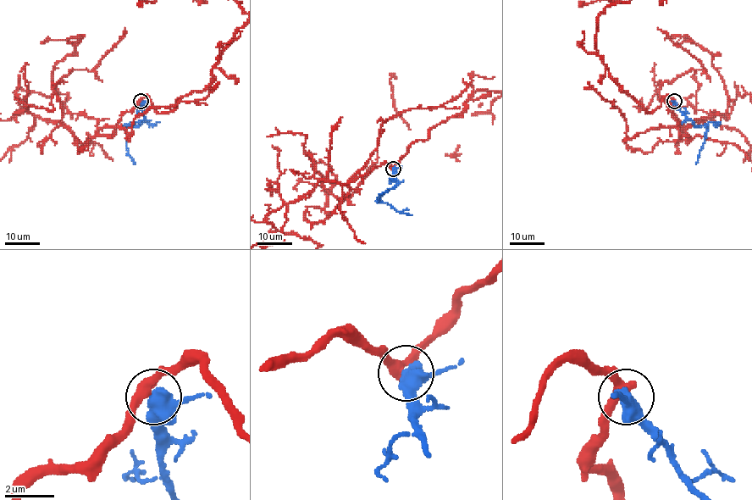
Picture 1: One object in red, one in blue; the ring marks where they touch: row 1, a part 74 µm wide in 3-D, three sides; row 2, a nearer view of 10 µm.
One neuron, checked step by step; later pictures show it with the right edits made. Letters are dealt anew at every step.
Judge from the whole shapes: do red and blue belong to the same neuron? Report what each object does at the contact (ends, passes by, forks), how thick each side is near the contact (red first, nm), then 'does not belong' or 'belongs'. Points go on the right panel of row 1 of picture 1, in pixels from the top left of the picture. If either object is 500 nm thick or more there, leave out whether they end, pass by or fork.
red passes by; blue forks there; 400 nm thick on the red side, 400 nm on the other; does not belong

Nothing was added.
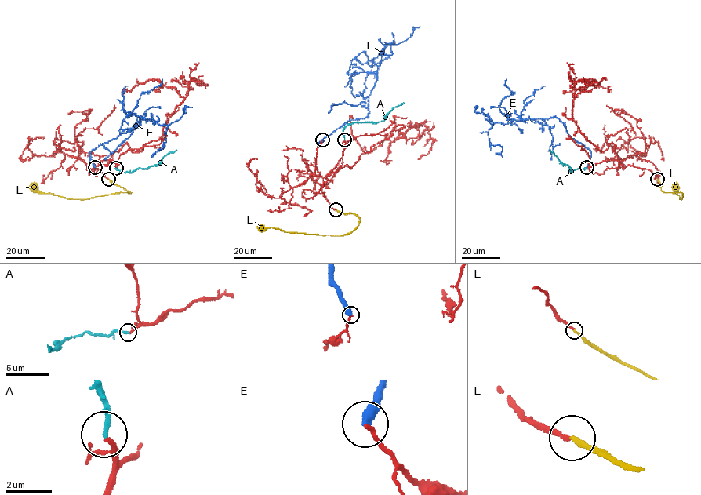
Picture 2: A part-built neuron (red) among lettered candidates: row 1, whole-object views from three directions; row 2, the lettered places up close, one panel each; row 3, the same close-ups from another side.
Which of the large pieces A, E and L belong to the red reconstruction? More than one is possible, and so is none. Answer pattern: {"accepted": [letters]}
{"accepted": ["A", "L"]}

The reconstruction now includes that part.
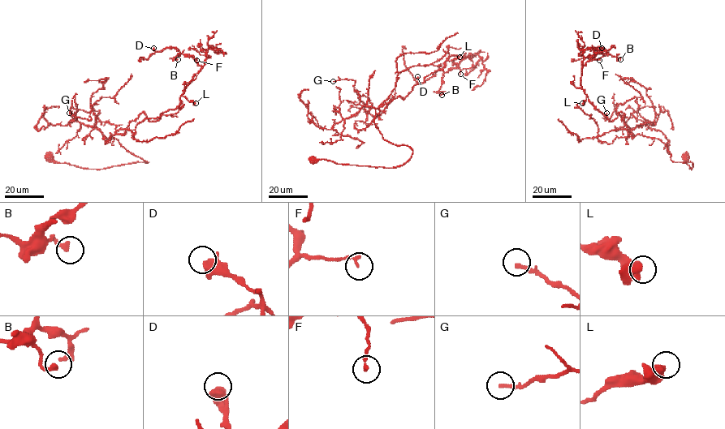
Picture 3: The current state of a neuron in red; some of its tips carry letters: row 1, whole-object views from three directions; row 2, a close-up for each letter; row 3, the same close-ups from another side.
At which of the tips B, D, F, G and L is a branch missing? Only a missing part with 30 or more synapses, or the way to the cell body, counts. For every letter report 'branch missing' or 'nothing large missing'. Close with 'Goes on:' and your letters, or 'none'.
B: nothing large missing
D: nothing large missing
F: nothing large missing
G: nothing large missing
L: nothing large missing
Goes on: none

